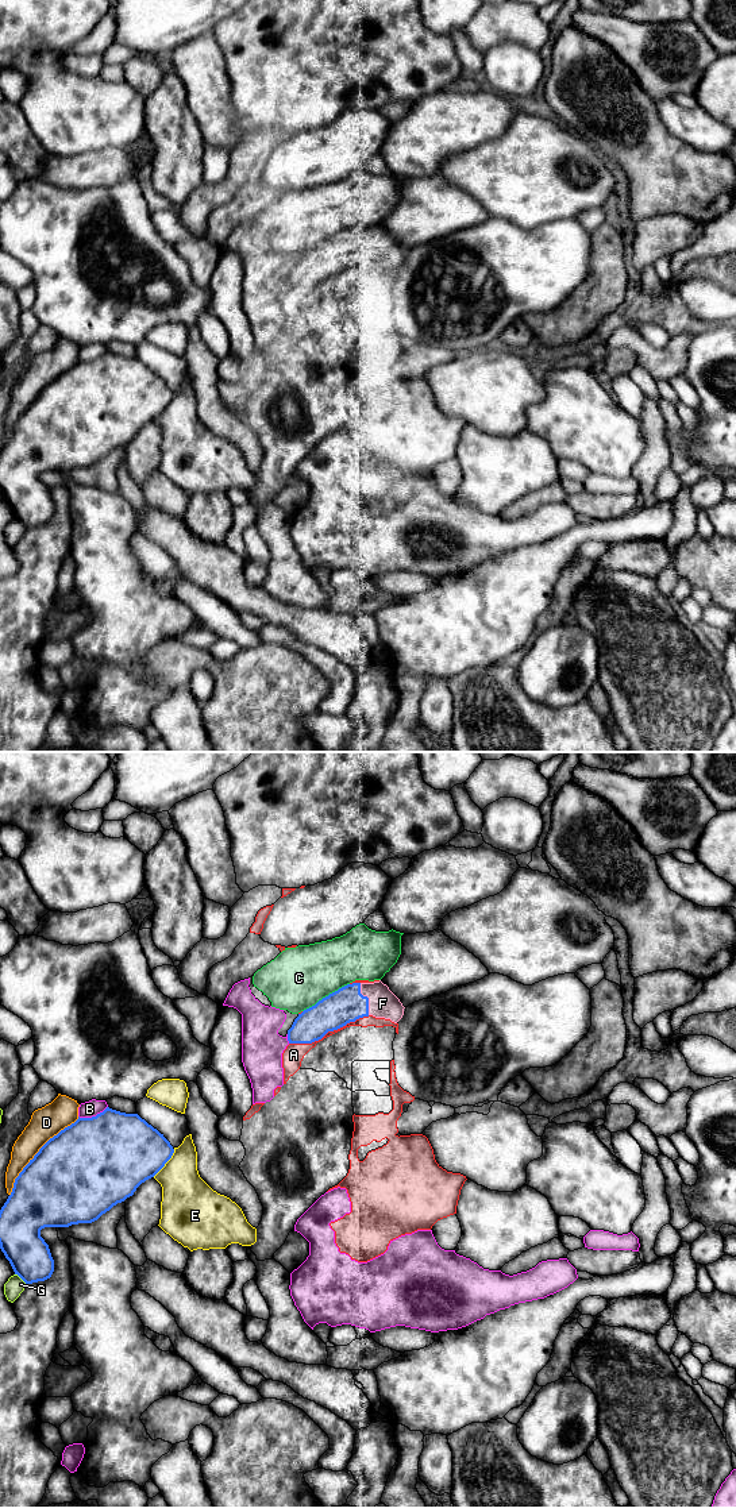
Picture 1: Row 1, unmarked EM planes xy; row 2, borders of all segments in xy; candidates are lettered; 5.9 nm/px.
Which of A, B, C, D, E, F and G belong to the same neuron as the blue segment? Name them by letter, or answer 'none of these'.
F

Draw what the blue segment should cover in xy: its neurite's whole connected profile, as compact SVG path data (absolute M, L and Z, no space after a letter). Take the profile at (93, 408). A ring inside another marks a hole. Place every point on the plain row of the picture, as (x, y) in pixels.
M107 351L92 362L80 362L50 382L15 423L14 432L0 454L0 493L15 518L26 528L45 525L54 516L49 489L41 481L45 471L69 471L92 467L117 447L132 440L136 432L154 421L174 397L170 386L138 358Z

